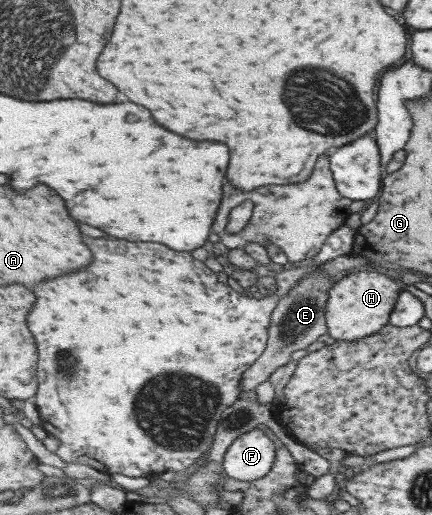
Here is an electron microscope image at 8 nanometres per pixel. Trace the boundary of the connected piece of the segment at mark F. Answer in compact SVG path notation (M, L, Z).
M256 428L235 440L224 459L225 475L238 480L255 481L264 478L276 463L276 442L268 438L266 429Z

